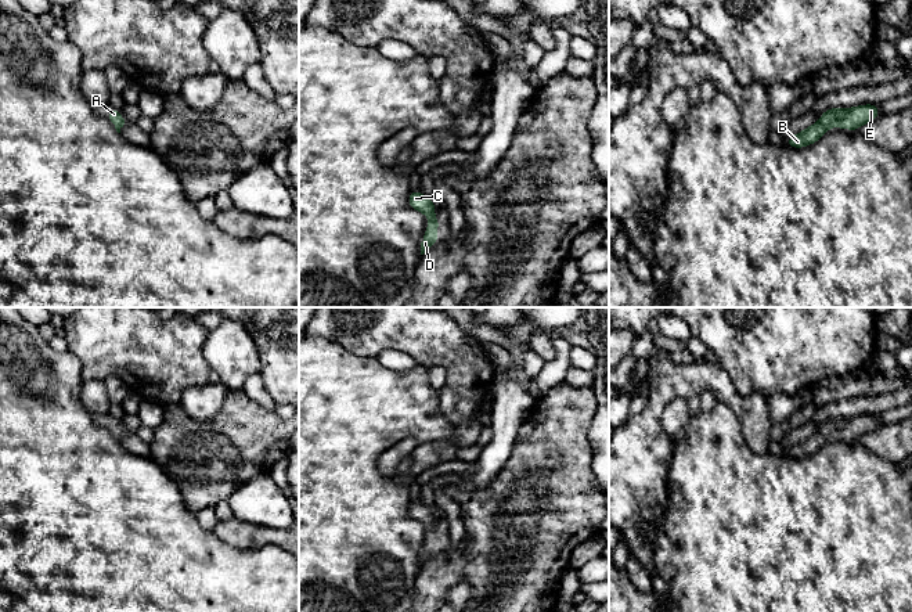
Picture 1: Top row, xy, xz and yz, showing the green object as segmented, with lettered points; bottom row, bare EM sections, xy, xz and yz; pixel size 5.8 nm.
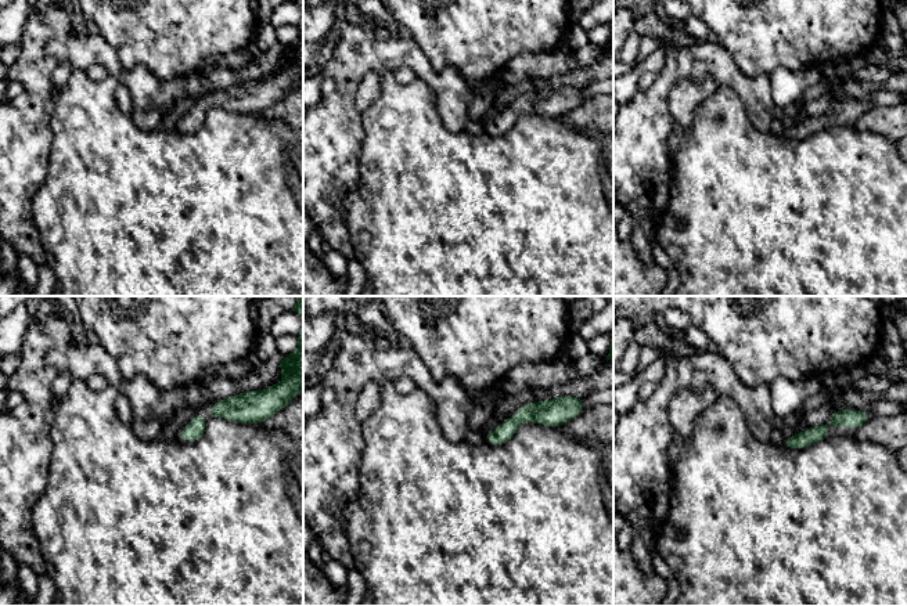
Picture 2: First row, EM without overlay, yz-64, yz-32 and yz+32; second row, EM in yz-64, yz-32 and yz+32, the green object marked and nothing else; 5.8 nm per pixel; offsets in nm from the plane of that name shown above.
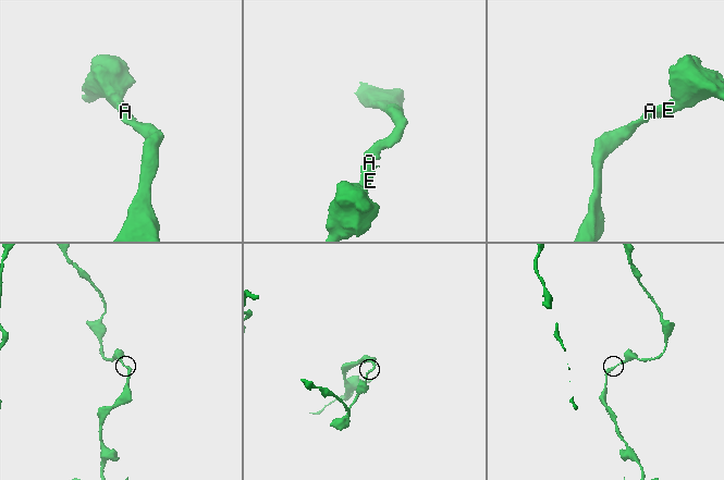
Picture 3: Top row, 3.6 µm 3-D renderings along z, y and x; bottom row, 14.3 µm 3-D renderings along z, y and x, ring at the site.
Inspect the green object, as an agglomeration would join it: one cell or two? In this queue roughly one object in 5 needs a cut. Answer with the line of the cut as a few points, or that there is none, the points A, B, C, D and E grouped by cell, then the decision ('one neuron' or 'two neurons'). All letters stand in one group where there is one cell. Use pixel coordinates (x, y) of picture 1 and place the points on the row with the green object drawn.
no cut | A B C D E | one neuron

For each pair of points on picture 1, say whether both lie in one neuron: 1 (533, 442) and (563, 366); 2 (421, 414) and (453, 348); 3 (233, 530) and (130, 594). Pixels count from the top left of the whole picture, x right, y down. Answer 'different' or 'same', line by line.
1: different
2: different
3: different

